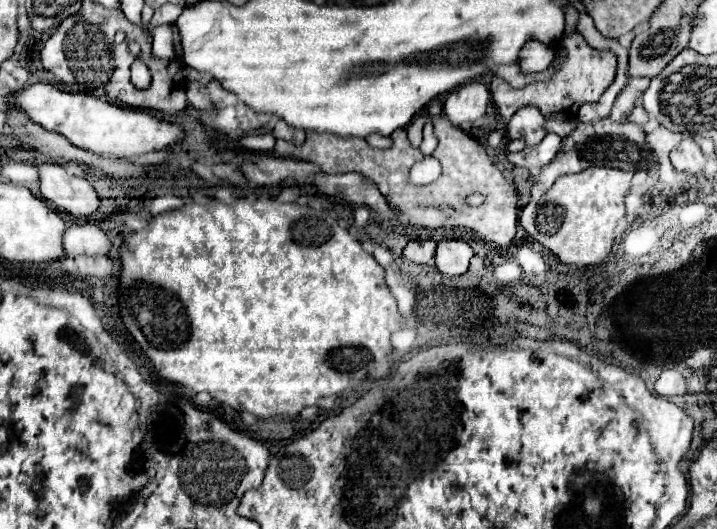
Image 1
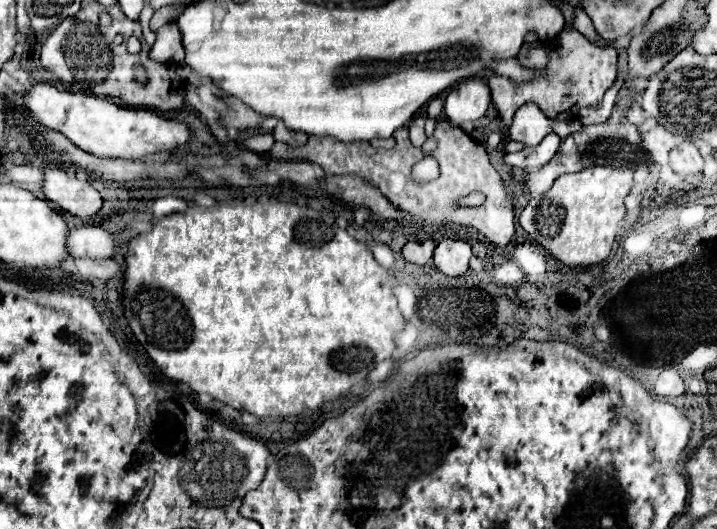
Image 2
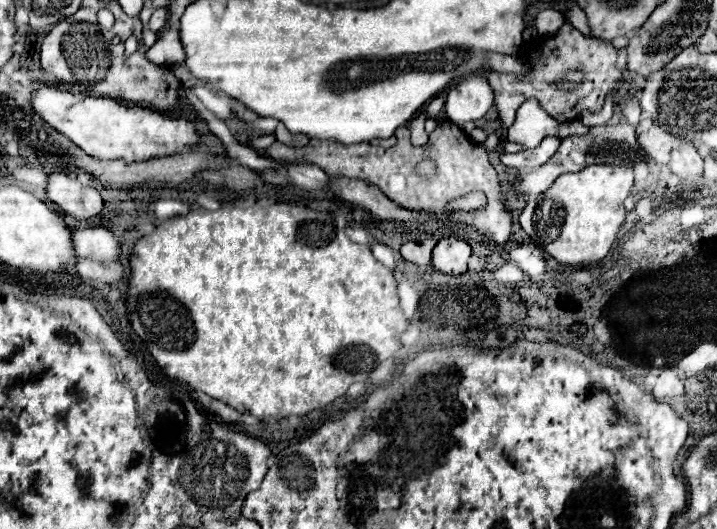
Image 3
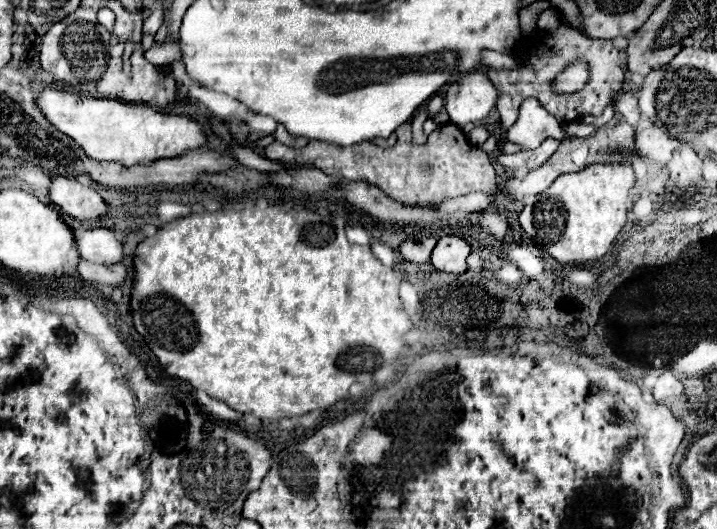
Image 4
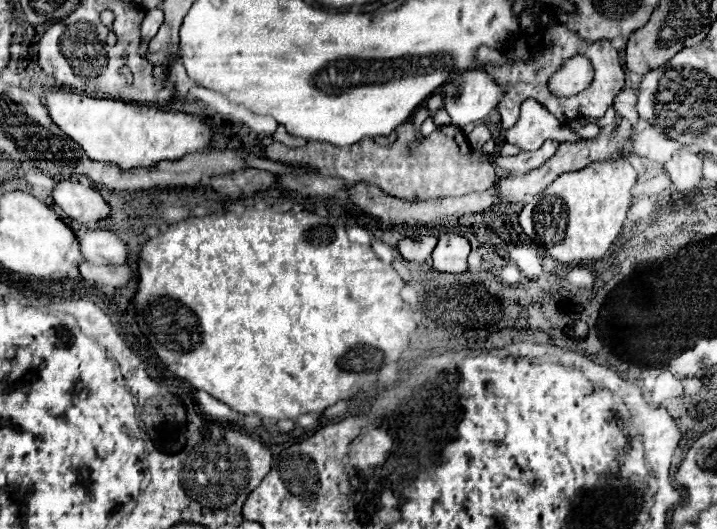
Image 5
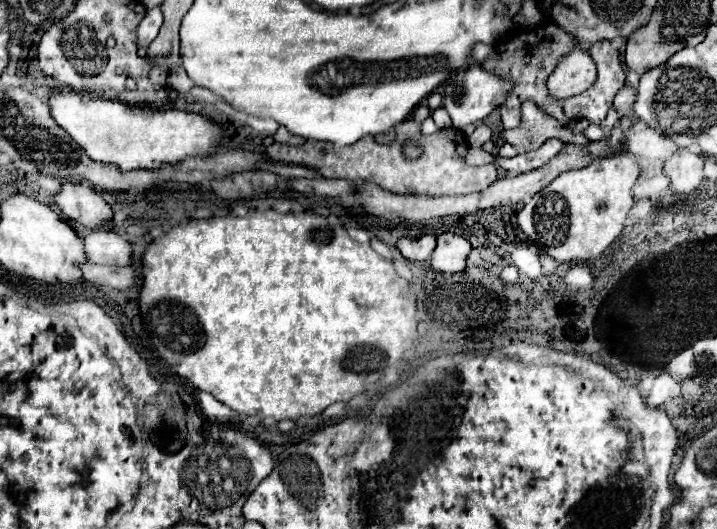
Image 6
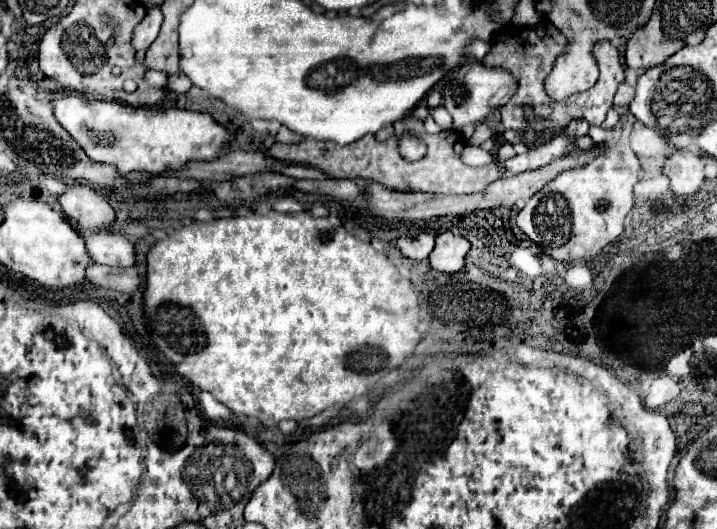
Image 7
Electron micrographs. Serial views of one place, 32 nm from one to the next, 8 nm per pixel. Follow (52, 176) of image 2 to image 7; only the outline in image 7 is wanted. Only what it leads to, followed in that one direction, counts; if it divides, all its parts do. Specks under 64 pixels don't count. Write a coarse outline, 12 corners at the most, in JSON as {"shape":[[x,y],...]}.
{"shape":[[68,186],[58,202],[84,228],[116,220],[108,200],[88,186]]}

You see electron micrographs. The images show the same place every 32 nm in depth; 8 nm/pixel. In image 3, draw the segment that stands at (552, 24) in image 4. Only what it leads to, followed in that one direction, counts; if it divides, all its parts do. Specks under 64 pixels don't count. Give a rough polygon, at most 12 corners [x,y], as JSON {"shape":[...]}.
{"shape":[[546,8],[532,24],[542,36],[552,36],[564,24],[562,12]]}

